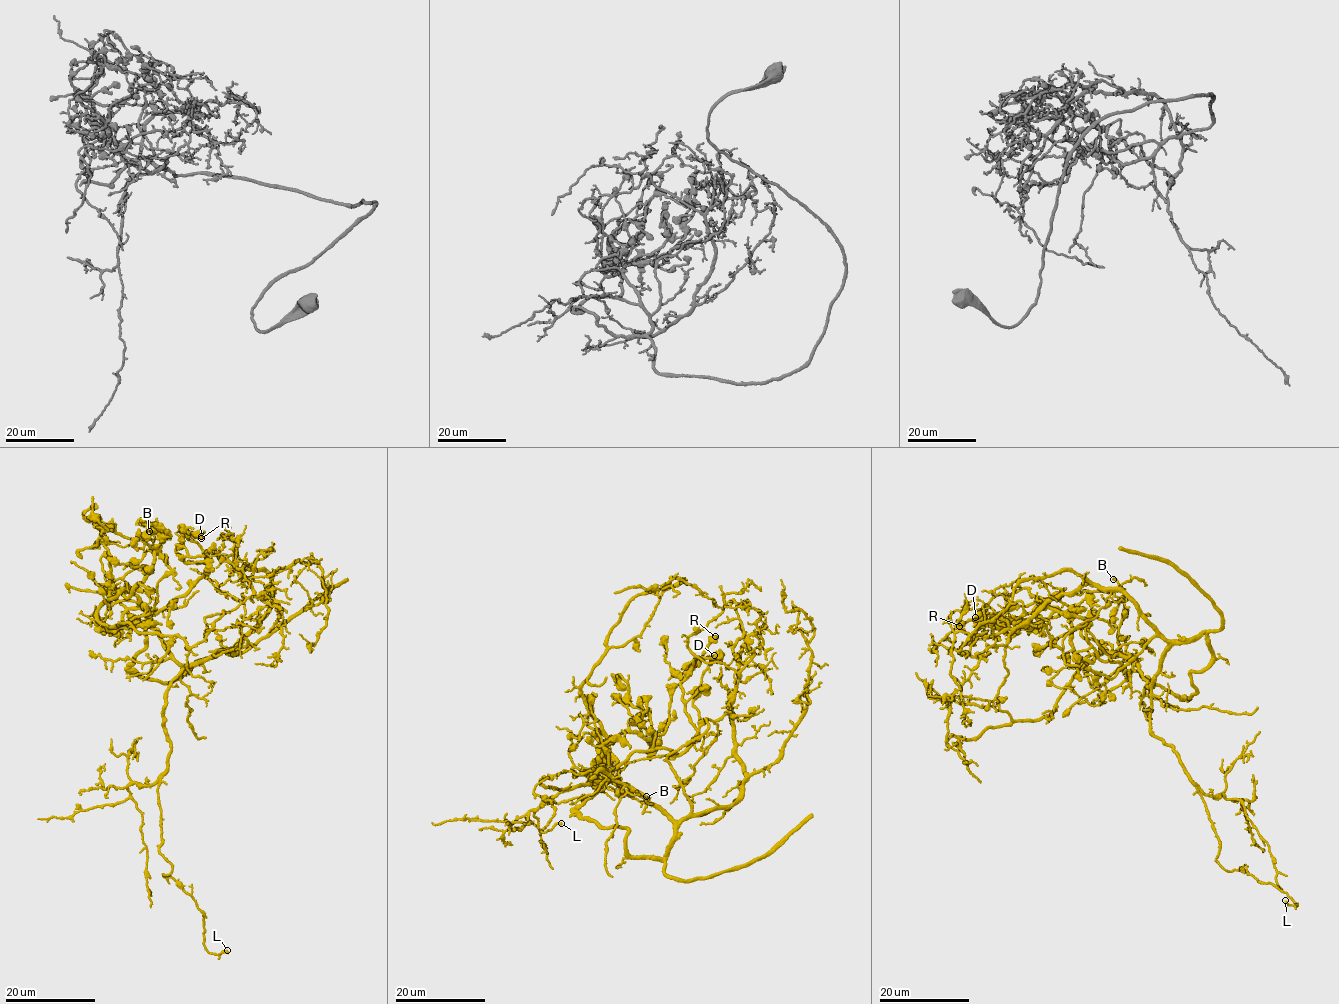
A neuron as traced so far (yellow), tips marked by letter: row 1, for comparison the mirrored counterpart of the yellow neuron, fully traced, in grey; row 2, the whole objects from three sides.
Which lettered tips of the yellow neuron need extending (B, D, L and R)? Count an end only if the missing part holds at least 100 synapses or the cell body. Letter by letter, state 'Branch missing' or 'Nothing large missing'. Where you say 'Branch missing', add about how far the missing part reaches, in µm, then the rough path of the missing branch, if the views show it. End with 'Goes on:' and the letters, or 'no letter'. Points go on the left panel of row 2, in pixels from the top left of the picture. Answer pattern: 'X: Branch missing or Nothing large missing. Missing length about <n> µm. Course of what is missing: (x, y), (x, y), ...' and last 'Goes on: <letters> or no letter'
B: Nothing large missing
D: Nothing large missing
L: Nothing large missing
R: Nothing large missing
Goes on: no letter

